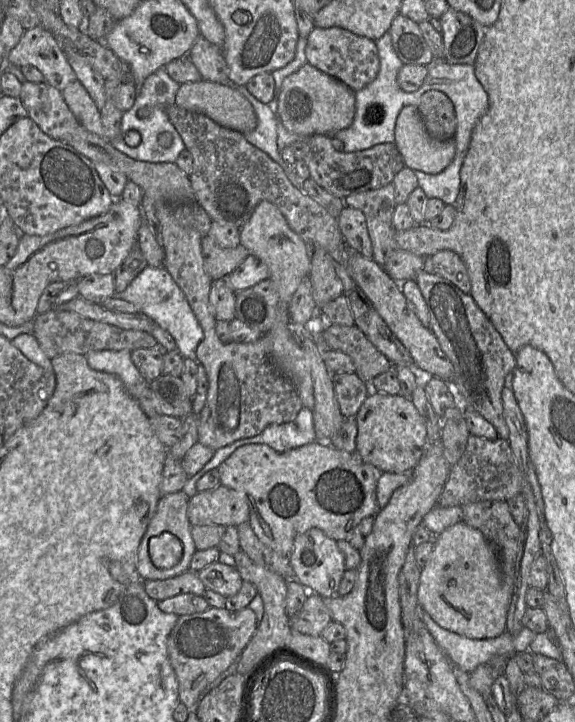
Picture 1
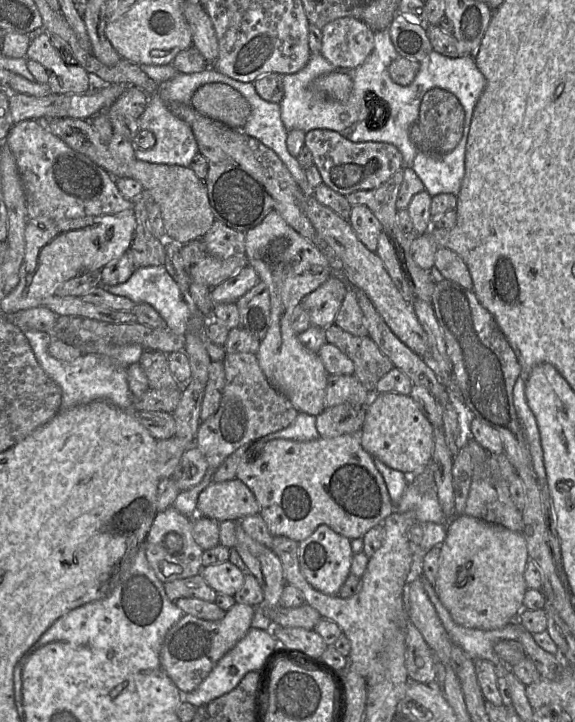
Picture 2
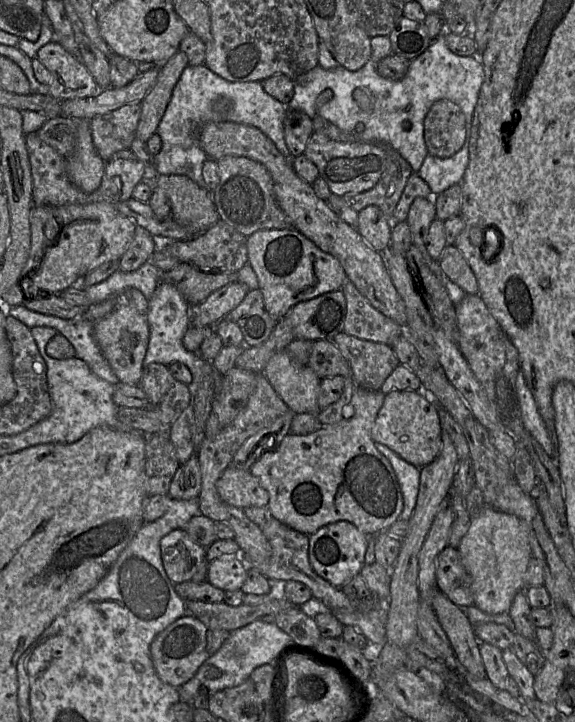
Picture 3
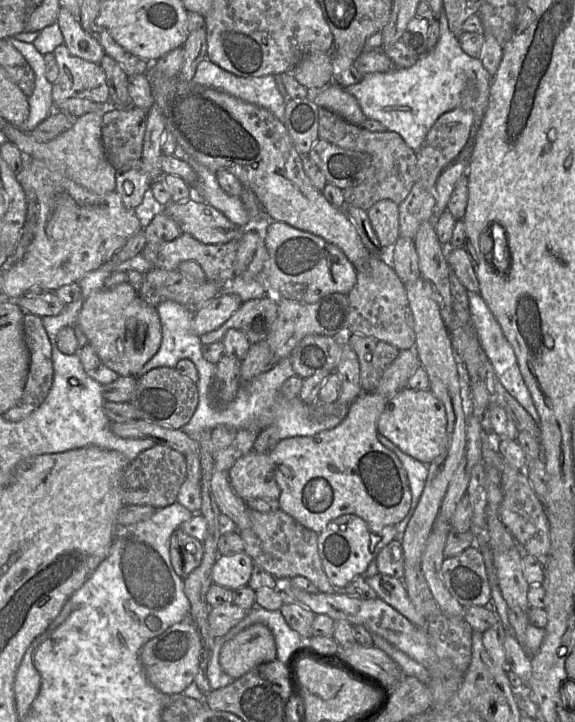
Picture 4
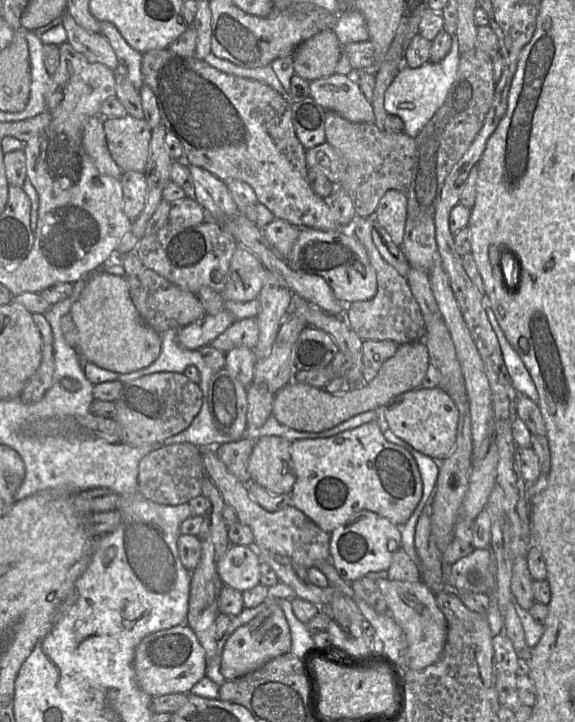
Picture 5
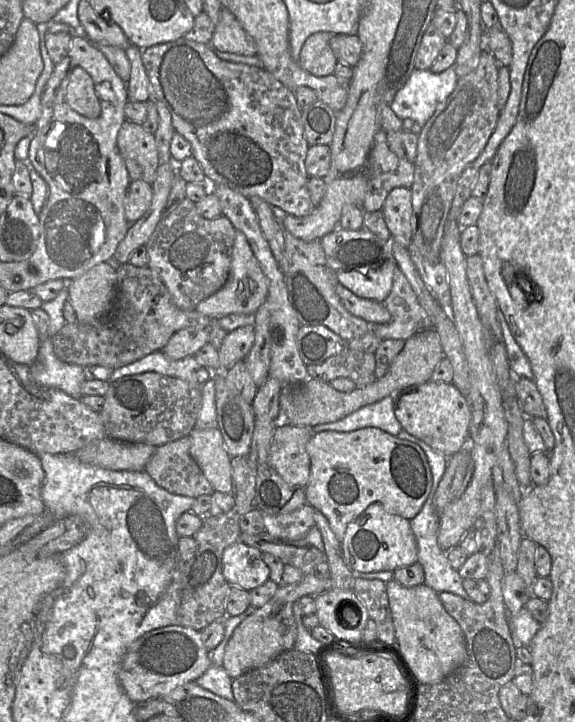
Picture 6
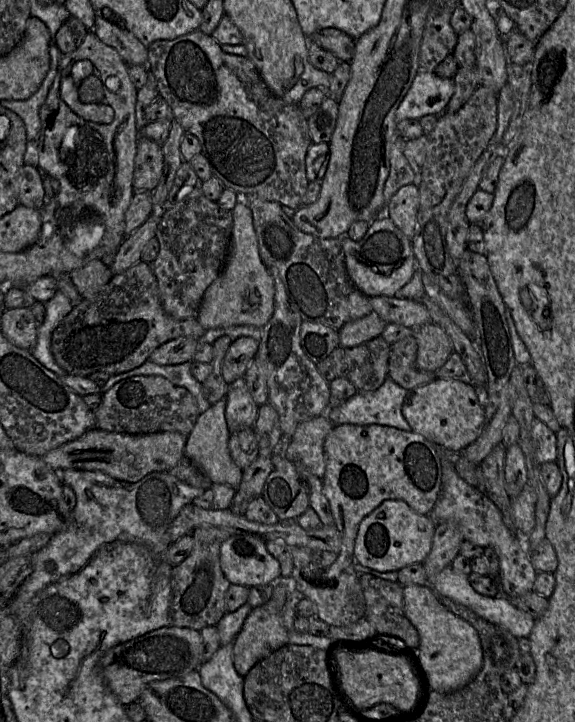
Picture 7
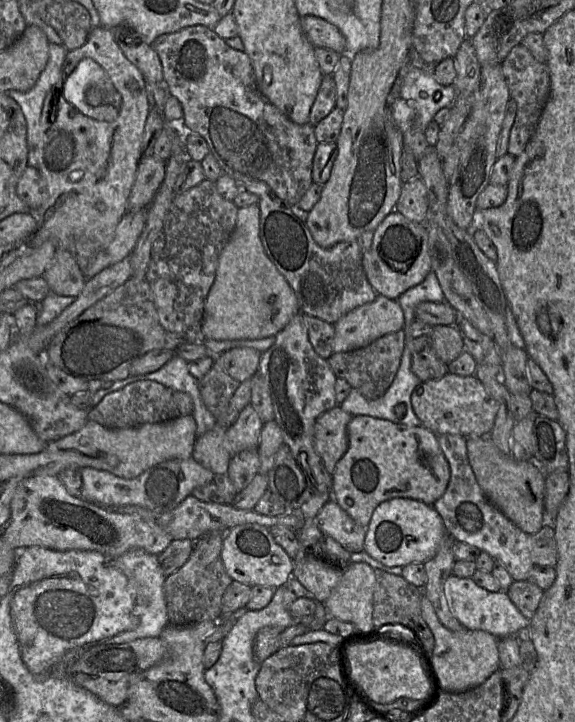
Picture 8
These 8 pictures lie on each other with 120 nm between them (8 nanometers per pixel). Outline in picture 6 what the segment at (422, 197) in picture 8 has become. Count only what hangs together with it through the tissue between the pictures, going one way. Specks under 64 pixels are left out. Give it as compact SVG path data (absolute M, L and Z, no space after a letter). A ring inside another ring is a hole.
M397 187L387 195L381 209L392 239L408 248L412 241L412 193L410 188Z

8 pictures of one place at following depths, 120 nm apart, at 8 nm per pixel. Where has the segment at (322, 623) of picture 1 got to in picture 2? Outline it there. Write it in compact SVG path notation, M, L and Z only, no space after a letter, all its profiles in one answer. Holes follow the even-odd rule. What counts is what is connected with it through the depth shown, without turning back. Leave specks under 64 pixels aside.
M308 603L299 607L280 605L276 609L265 609L265 614L275 624L283 627L302 627L305 629L315 629L322 618L321 614Z

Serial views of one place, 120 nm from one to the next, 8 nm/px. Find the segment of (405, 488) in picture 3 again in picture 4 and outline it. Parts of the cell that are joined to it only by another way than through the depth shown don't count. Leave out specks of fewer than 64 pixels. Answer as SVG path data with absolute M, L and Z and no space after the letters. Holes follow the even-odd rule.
M378 433L378 440L385 447L392 450L397 455L407 472L412 501L407 515L401 522L396 524L398 532L396 540L401 541L404 531L411 517L413 516L413 513L419 503L420 497L424 491L425 482L428 475L428 466L420 462L419 460L413 458L412 456L408 455L407 453L403 452L396 444L387 440L384 435Z

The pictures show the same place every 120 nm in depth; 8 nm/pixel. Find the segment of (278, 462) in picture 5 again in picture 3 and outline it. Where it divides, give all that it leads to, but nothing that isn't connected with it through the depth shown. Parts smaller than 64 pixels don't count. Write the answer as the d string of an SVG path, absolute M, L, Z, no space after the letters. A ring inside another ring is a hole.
M229 465L216 482L216 489L222 501L237 507L263 507L269 502L269 493L249 469Z

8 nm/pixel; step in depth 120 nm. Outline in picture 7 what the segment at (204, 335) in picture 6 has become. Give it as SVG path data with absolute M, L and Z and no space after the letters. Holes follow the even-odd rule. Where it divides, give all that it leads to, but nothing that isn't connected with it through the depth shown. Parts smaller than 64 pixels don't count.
M178 337L157 347L149 356L149 360L159 365L181 364L193 361L199 343L191 337Z

